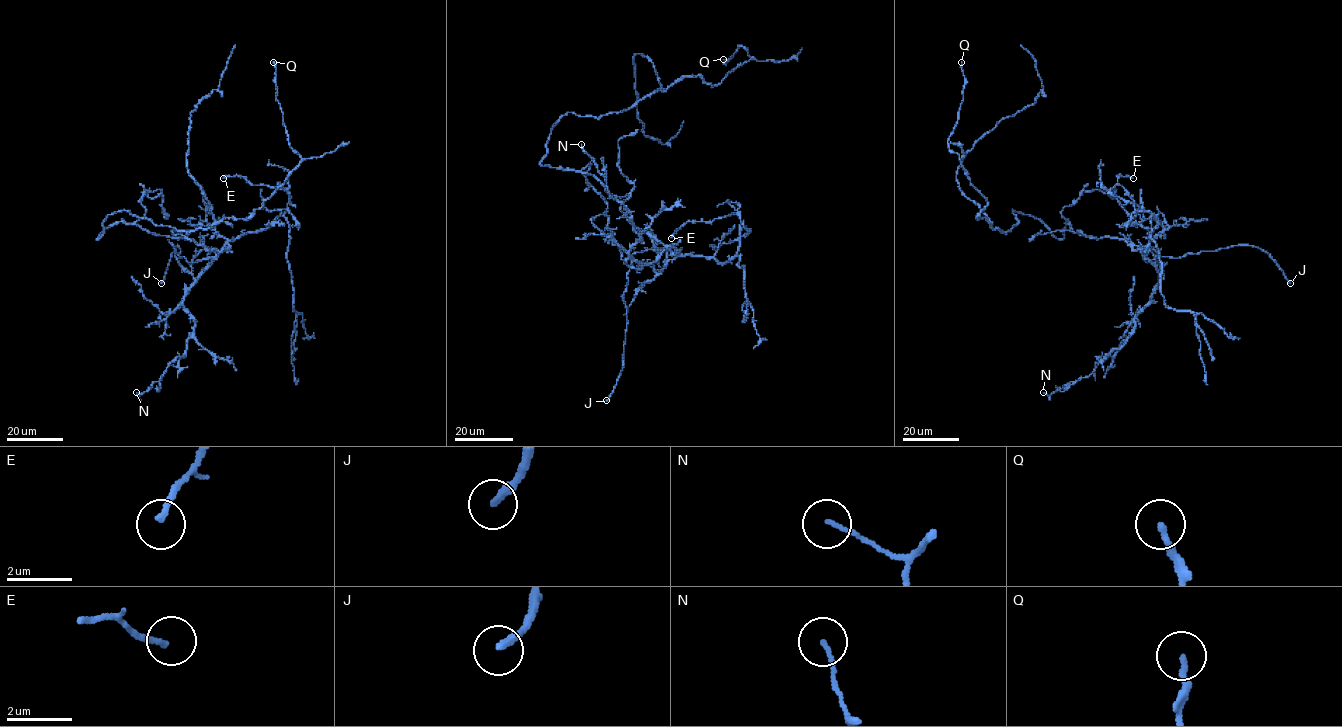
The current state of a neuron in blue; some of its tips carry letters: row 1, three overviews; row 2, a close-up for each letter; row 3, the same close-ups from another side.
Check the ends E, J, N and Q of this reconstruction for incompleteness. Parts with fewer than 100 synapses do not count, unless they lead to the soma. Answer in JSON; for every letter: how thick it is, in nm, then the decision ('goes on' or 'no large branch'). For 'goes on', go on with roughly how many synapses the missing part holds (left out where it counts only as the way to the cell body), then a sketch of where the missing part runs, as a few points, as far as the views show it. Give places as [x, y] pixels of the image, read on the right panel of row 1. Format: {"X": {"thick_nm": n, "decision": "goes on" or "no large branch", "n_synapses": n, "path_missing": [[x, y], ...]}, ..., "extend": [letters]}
{"E": {"thick_nm": 170, "decision": "no large branch"}, "J": {"thick_nm": 240, "decision": "goes on"}, "N": {"thick_nm": 110, "decision": "no large branch"}, "Q": {"thick_nm": 180, "decision": "no large branch"}, "extend": ["J"]}

